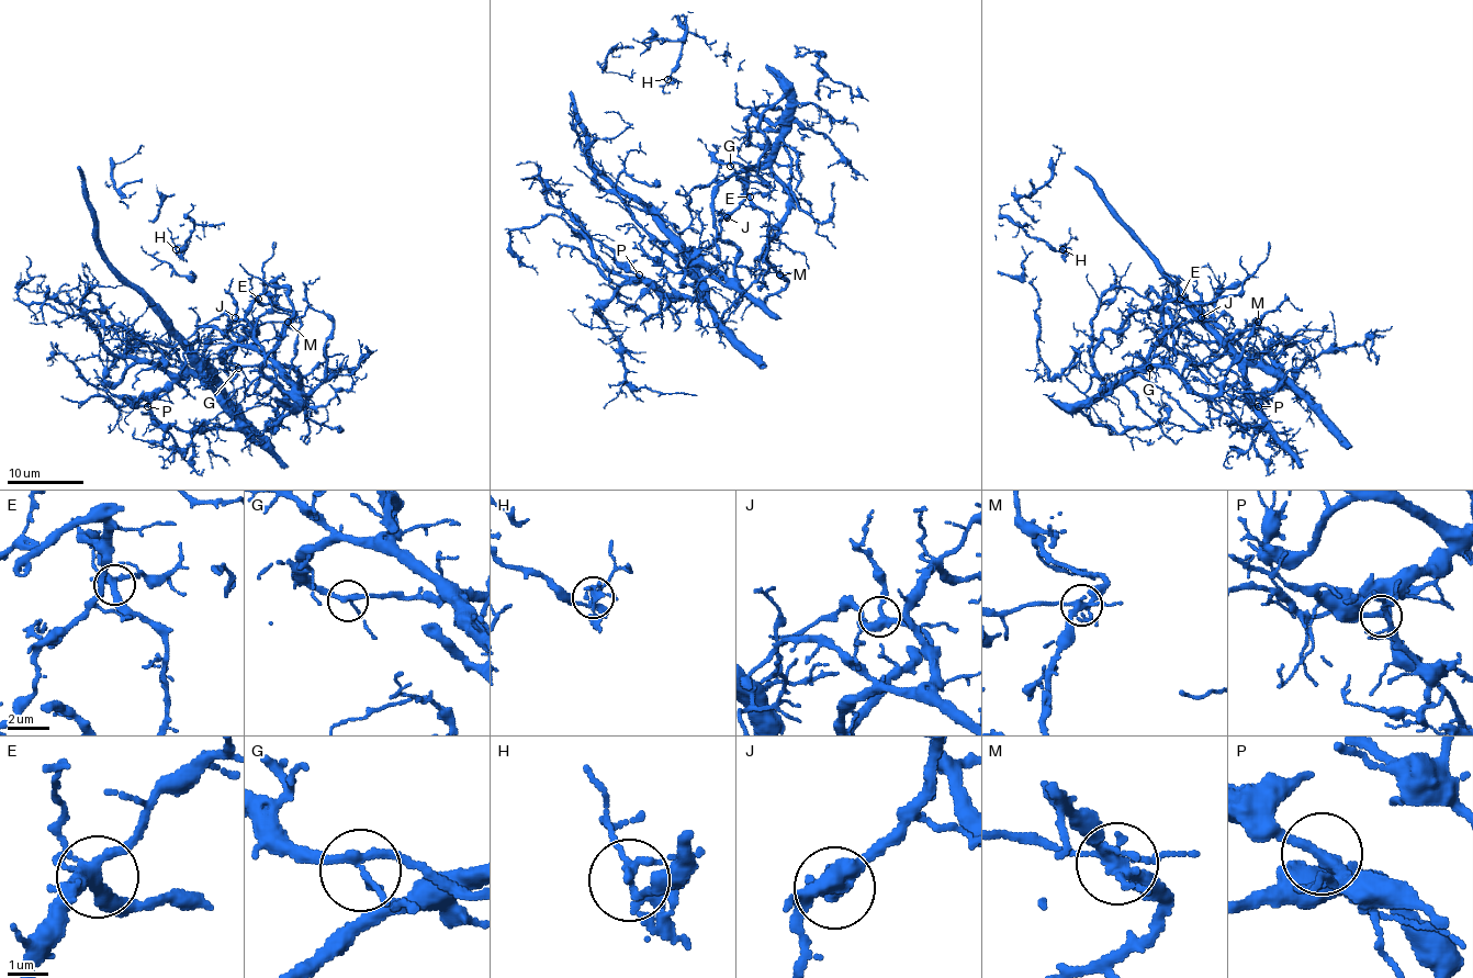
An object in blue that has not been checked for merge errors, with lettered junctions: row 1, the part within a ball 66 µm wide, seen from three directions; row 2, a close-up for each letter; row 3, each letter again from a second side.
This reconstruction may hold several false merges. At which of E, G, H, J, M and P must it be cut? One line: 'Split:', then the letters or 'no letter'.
Split: M

